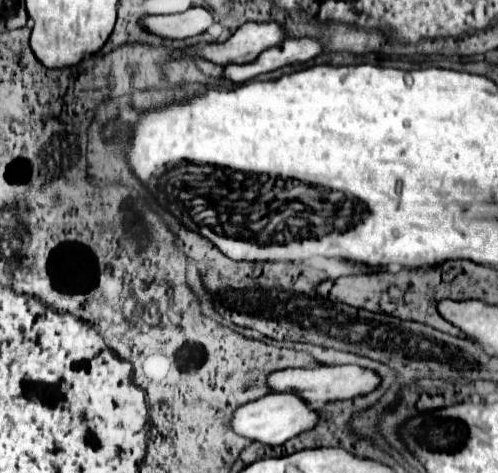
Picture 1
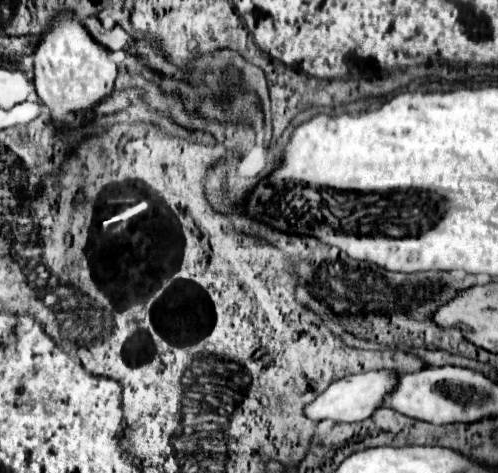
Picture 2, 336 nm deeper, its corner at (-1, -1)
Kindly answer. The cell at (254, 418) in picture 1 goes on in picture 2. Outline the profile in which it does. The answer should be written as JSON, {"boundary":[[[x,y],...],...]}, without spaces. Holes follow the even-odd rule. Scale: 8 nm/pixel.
{"boundary":[[[366,372],[366,374],[352,374],[342,380],[332,382],[322,394],[318,394],[310,404],[304,408],[304,416],[320,422],[320,420],[332,420],[332,422],[360,422],[374,414],[374,410],[380,406],[386,392],[390,392],[396,386],[398,374],[396,372]]]}

